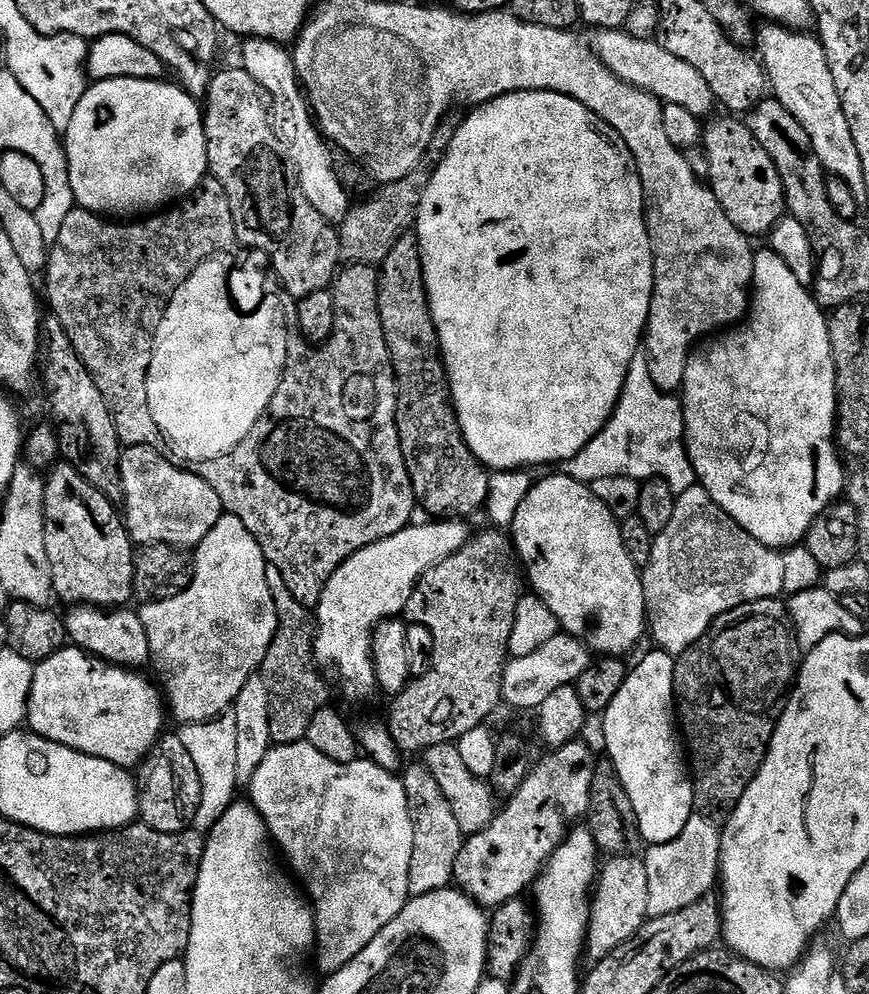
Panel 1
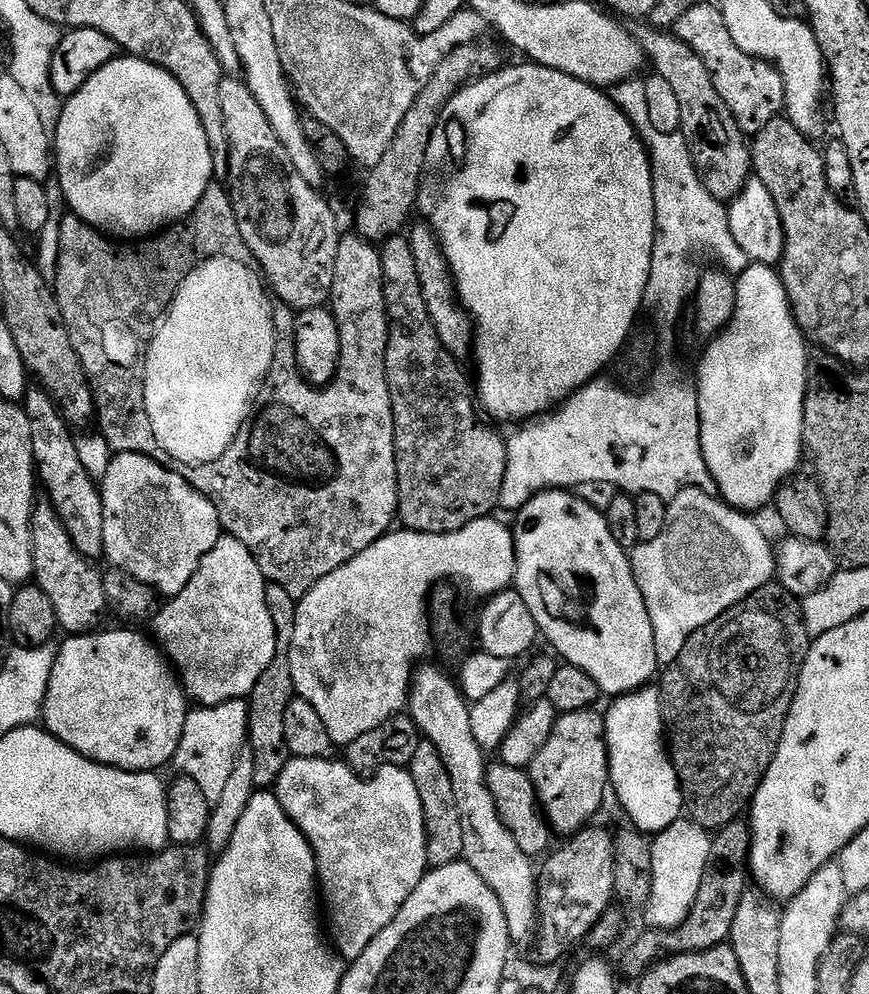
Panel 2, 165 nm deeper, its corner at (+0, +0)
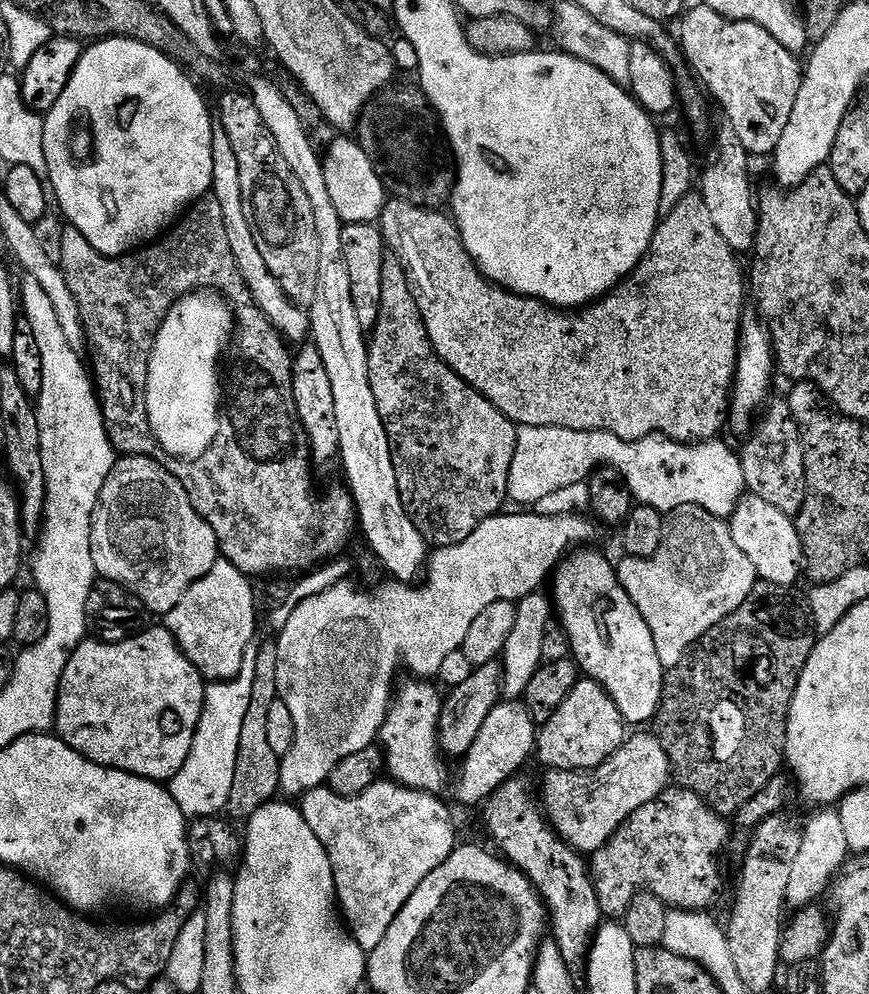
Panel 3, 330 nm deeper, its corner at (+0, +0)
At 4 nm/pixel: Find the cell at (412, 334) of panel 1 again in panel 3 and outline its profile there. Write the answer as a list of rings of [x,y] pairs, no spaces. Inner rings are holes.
[[[385,255],[384,265],[382,266],[382,310],[378,314],[378,322],[375,328],[371,329],[370,339],[368,340],[368,369],[370,370],[370,390],[374,390],[374,402],[378,402],[378,414],[384,423],[384,429],[388,435],[388,441],[392,447],[392,461],[394,470],[398,478],[398,494],[402,494],[402,506],[406,506],[406,514],[418,526],[418,530],[424,535],[424,539],[429,545],[436,548],[449,548],[474,534],[482,522],[497,515],[500,508],[508,500],[508,479],[510,478],[510,462],[514,462],[514,450],[516,449],[516,429],[517,425],[512,423],[498,406],[494,406],[478,390],[474,390],[465,380],[458,378],[446,362],[442,362],[435,350],[432,349],[430,338],[426,334],[426,326],[422,318],[422,310],[418,310],[418,302],[412,293],[412,282],[404,264],[396,256]]]

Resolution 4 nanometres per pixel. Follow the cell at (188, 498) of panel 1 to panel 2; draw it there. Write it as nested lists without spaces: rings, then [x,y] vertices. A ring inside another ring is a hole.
[[[125,452],[113,455],[99,489],[104,507],[103,559],[109,560],[112,563],[109,565],[123,572],[125,576],[153,588],[161,597],[171,598],[186,590],[202,558],[206,558],[206,554],[214,550],[214,542],[218,542],[222,534],[218,510],[214,510],[208,498],[194,490],[194,486],[190,486],[190,482],[186,482],[186,478],[182,478],[179,471],[162,466],[149,456]]]

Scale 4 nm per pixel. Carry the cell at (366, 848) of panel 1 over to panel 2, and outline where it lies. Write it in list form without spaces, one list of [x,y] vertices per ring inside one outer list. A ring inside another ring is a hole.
[[[292,758],[276,780],[274,791],[278,802],[282,802],[282,810],[302,830],[316,856],[318,888],[326,909],[331,943],[341,960],[357,960],[362,950],[394,922],[398,910],[402,910],[406,898],[414,894],[418,882],[422,882],[430,868],[422,798],[418,798],[412,773],[408,768],[380,768],[365,778],[351,772],[347,763],[340,761],[339,764],[336,758]]]

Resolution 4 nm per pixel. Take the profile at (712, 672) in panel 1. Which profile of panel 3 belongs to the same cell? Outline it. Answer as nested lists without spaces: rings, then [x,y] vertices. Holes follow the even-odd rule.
[[[760,582],[738,610],[693,644],[678,666],[665,671],[654,734],[662,742],[662,750],[666,750],[679,787],[698,794],[708,807],[728,818],[782,772],[794,690],[810,654],[816,649],[817,639],[807,599],[792,588]]]

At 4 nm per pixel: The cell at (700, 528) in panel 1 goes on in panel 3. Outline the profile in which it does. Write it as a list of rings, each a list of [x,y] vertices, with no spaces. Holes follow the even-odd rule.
[[[682,506],[667,513],[664,537],[662,546],[658,546],[658,554],[650,558],[624,556],[621,561],[616,564],[618,578],[630,594],[634,606],[638,606],[638,614],[646,618],[646,626],[650,626],[650,634],[654,634],[658,662],[662,662],[665,670],[678,666],[678,662],[682,662],[685,652],[693,644],[697,644],[714,625],[725,620],[731,612],[738,610],[738,606],[748,600],[748,595],[756,589],[758,583],[754,563],[746,558],[746,554],[734,542],[729,521],[698,506]]]

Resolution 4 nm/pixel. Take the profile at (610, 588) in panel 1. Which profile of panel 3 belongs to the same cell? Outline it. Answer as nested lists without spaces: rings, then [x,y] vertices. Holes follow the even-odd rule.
[[[576,550],[565,556],[550,576],[550,588],[552,584],[550,599],[554,605],[555,615],[570,638],[572,656],[581,673],[587,679],[597,680],[608,691],[625,722],[629,725],[644,726],[647,720],[649,723],[656,719],[666,671],[662,662],[658,662],[654,634],[650,634],[650,626],[646,626],[646,618],[638,614],[638,606],[634,606],[630,594],[622,586],[616,573],[616,564],[608,561],[600,552],[584,551],[588,550]]]

